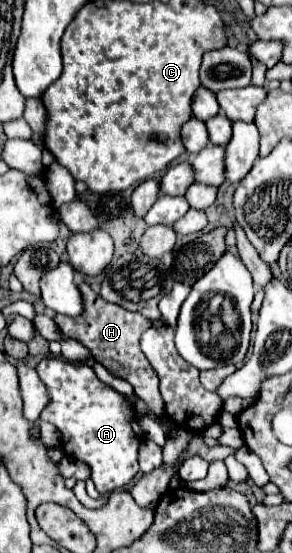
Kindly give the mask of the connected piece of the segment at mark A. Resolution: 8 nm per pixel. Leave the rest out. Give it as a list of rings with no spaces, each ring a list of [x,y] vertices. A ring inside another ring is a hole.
[[[46,357],[38,363],[36,371],[50,393],[50,403],[40,413],[40,421],[58,427],[62,433],[62,451],[90,467],[90,477],[102,495],[128,485],[140,471],[138,447],[144,437],[134,407],[112,387],[104,385],[96,377],[92,365]]]

